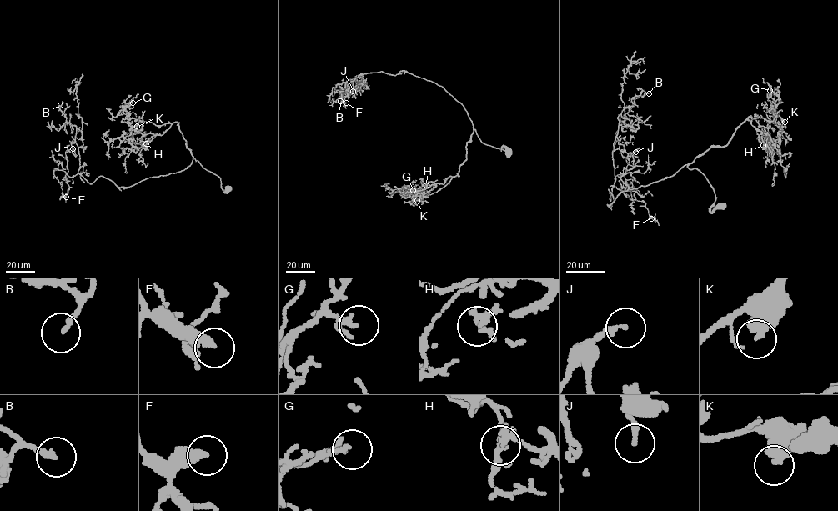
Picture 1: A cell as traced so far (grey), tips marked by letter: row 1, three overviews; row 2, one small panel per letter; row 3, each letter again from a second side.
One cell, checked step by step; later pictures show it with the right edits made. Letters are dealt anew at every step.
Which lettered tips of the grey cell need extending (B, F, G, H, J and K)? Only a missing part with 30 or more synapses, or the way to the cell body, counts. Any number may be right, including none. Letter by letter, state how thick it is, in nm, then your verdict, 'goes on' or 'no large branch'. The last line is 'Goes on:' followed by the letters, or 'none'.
B: calibre 190 nm; no large branch
F: calibre 300 nm; no large branch
G: calibre 170 nm; no large branch
H: calibre 190 nm; no large branch
J: calibre 190 nm; no large branch
K: calibre 360 nm; no large branch
Goes on: none

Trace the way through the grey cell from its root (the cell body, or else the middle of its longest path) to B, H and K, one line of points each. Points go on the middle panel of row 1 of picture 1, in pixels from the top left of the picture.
B: (509, 152), (484, 143), (464, 107), (442, 87), (405, 71), (358, 74), (340, 91), (340, 101)
H: (509, 152), (504, 146), (500, 150), (484, 143), (474, 129), (459, 172), (443, 183), (426, 185)
K: (509, 152), (504, 146), (500, 150), (484, 143), (474, 129), (459, 172), (436, 192), (421, 195), (417, 200)

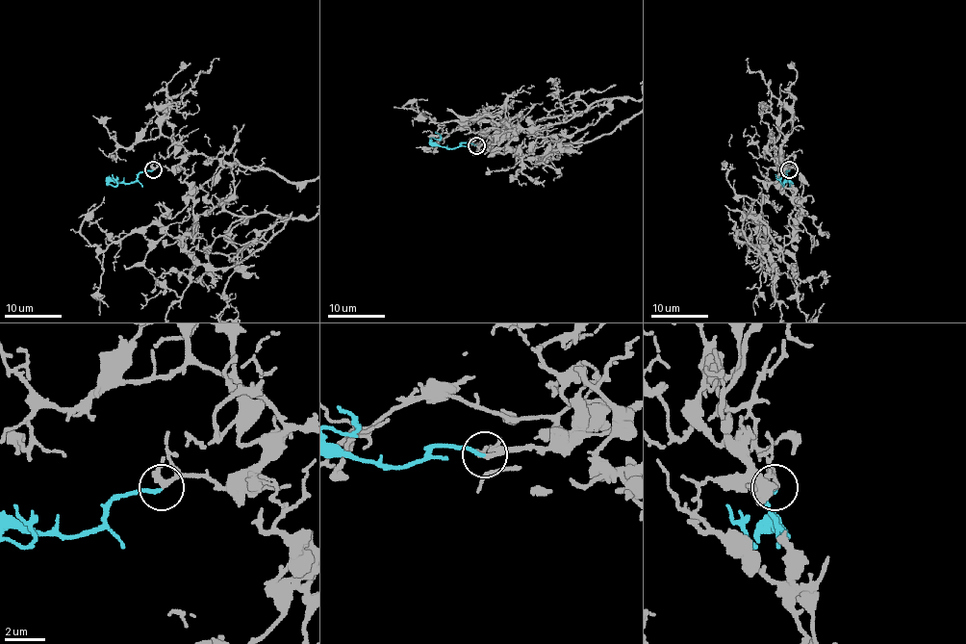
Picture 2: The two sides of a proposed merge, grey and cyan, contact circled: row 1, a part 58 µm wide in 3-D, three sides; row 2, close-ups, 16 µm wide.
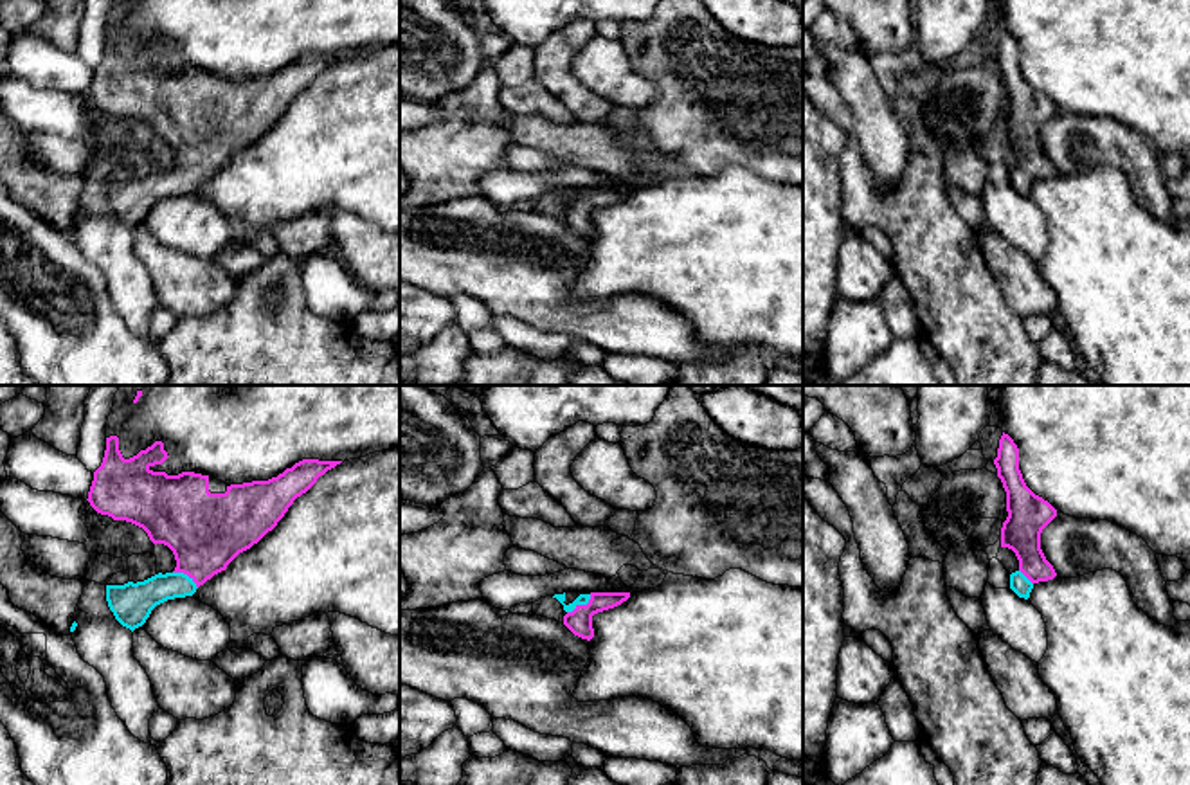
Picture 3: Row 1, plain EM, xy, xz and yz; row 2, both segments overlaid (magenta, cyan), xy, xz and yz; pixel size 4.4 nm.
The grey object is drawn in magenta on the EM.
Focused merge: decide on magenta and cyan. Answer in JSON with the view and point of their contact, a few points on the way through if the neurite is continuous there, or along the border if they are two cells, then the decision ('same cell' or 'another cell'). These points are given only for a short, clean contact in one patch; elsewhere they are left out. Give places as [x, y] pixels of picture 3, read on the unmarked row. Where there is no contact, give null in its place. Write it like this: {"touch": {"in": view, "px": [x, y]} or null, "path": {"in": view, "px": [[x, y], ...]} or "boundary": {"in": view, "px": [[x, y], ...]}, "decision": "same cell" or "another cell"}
{"touch": {"in": "xz", "px": [580, 202]}, "path": {"in": "xz", "px": [[578, 218], [580, 202], [584, 195]]}, "decision": "same cell"}

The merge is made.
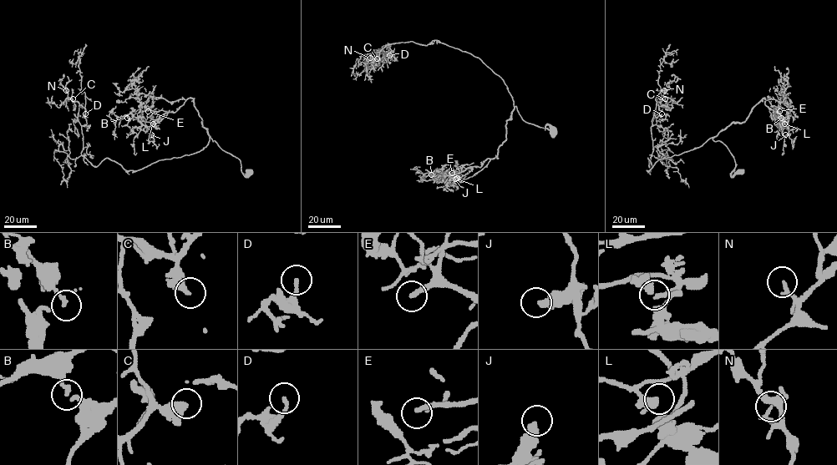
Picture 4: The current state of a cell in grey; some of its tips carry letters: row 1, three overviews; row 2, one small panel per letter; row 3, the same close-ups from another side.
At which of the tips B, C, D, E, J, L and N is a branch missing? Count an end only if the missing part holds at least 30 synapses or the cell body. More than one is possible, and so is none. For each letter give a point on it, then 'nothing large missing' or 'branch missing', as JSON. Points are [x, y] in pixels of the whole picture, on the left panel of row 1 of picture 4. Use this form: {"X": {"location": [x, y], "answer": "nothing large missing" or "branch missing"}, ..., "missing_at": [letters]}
{"B": {"location": [127, 118], "answer": "nothing large missing"}, "C": {"location": [73, 98], "answer": "nothing large missing"}, "D": {"location": [85, 113], "answer": "nothing large missing"}, "E": {"location": [148, 111], "answer": "branch missing"}, "J": {"location": [151, 134], "answer": "nothing large missing"}, "L": {"location": [153, 123], "answer": "nothing large missing"}, "N": {"location": [66, 90], "answer": "nothing large missing"}, "missing_at": ["E"]}

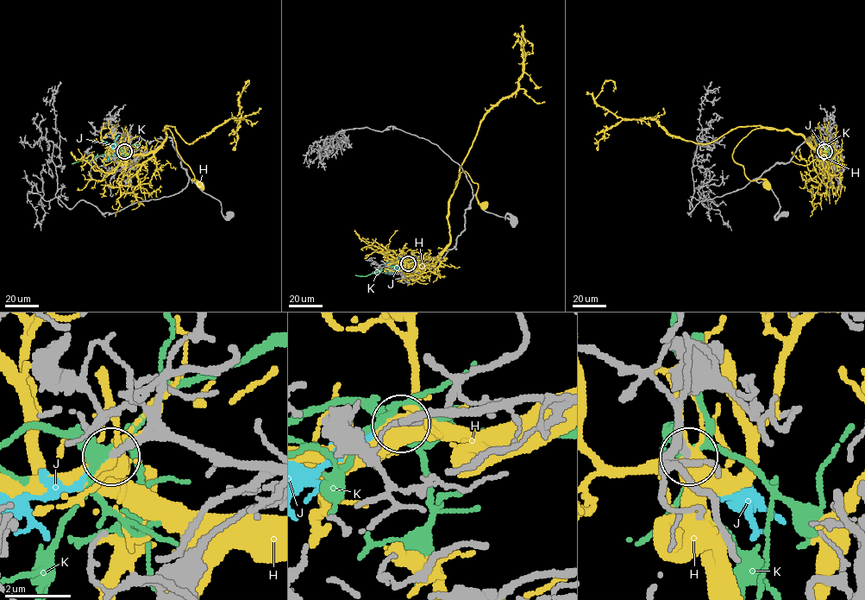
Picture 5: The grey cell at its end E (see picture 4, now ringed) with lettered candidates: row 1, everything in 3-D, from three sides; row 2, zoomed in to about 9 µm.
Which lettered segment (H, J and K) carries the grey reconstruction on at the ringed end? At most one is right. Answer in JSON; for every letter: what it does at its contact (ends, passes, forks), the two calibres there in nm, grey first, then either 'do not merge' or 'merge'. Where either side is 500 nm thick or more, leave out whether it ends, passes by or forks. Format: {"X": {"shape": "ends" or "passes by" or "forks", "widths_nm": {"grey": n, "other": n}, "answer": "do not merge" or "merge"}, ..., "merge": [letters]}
{"H": {"shape": "forks", "widths_nm": {"grey": 200, "other": 90}, "answer": "do not merge"}, "J": {"shape": "ends", "widths_nm": {"grey": 240, "other": 190}, "answer": "merge"}, "K": {"shape": "forks", "widths_nm": {"grey": 240, "other": 260}, "answer": "do not merge"}, "merge": ["J"]}

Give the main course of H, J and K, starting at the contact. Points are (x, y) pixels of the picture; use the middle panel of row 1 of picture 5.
H: (410, 263), (434, 259), (449, 243), (448, 205), (461, 172), (465, 171), (477, 184), (477, 200), (484, 206)
J: (408, 263), (399, 266), (391, 264), (398, 260), (398, 254), (403, 256)
K: (408, 263), (366, 276), (355, 274)

